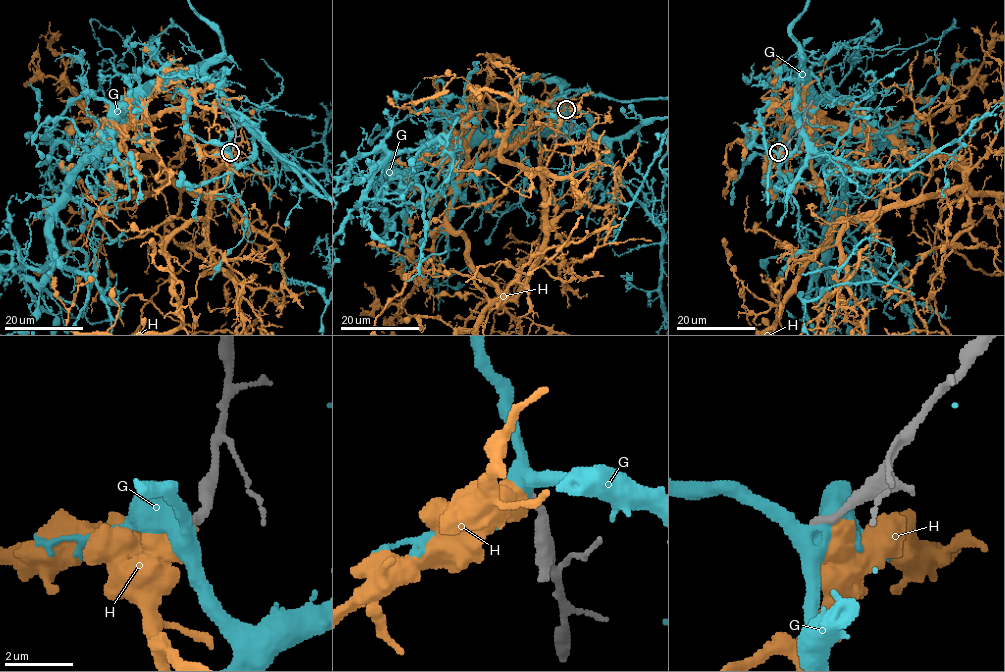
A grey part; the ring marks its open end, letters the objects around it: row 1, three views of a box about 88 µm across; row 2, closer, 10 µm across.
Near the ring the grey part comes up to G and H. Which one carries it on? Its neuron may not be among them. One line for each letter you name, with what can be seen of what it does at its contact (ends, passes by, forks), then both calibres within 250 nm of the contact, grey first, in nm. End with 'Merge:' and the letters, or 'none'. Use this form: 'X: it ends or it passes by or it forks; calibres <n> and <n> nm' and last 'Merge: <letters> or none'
Merge: none

